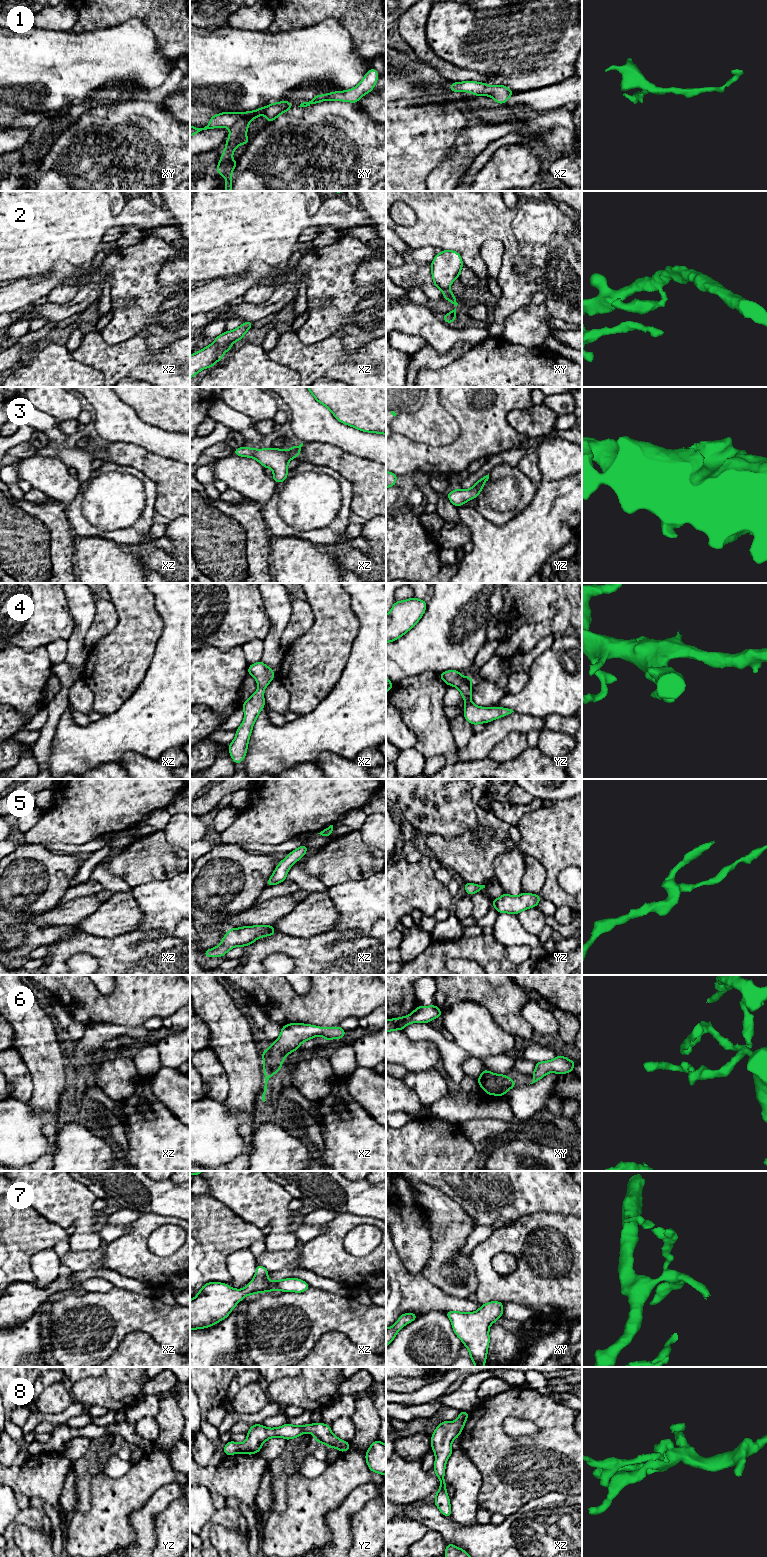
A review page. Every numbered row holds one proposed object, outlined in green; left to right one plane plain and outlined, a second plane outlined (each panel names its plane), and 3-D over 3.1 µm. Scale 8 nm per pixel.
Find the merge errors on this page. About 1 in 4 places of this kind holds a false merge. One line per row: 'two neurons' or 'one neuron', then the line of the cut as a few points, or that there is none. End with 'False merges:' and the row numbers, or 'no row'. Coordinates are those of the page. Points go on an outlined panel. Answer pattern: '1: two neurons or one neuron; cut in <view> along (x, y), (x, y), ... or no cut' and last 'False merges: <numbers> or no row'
1: one neuron; no cut
2: two neurons; cut in xy along (448, 287), (443, 291)
3: one neuron; no cut
4: one neuron; no cut
5: one neuron; no cut
6: one neuron; no cut
7: one neuron; no cut
8: one neuron; no cut
False merges: 2

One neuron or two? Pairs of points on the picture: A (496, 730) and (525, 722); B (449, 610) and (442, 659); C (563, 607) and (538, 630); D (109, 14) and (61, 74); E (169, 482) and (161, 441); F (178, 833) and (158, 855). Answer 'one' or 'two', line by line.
A: one
B: one
C: one
D: two
E: two
F: two

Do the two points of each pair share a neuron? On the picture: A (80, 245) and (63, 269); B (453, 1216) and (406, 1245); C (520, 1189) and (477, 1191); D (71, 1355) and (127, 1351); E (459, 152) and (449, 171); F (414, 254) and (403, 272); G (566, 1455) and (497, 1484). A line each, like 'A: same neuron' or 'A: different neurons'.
A: different neurons
B: different neurons
C: same neuron
D: different neurons
E: same neuron
F: different neurons
G: same neuron

